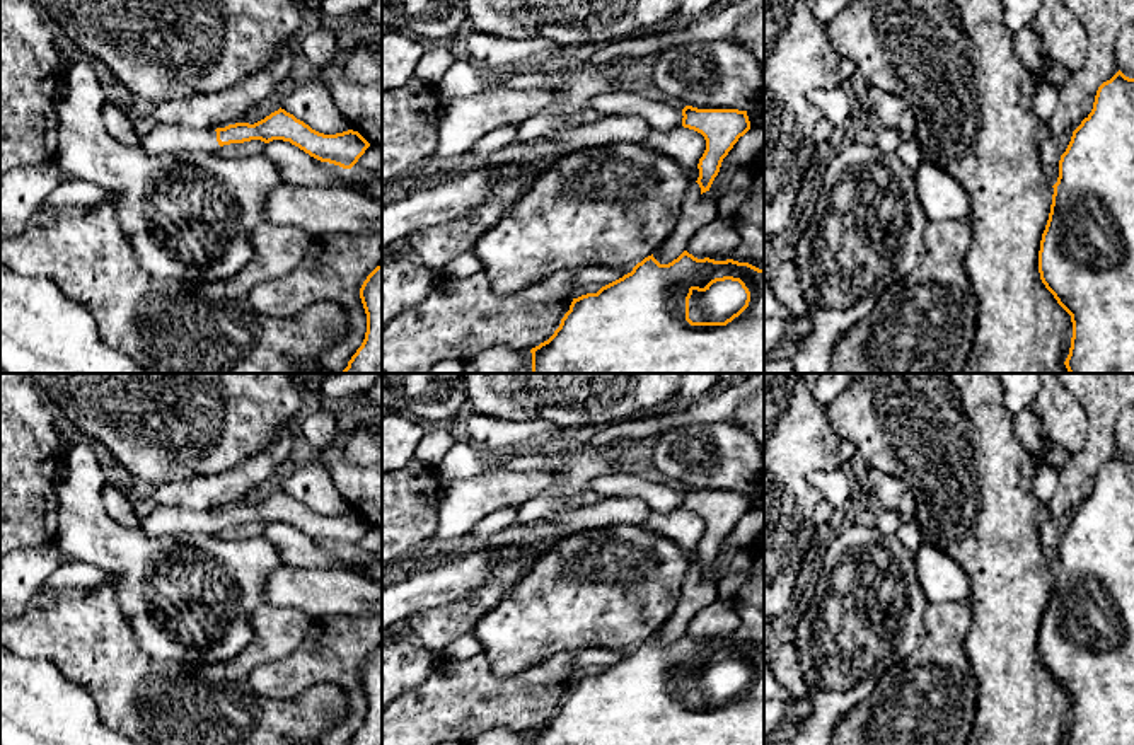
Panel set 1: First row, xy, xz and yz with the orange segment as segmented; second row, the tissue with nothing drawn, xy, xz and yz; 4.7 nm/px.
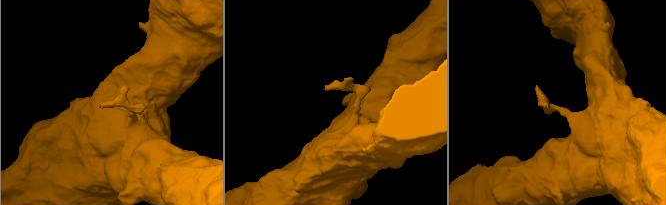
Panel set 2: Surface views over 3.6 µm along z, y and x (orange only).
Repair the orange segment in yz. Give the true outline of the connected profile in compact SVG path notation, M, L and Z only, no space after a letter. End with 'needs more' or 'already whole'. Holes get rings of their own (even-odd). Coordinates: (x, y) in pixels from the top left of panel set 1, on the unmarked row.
M1120 452L1103 464L1091 494L1073 513L1059 542L1052 586L1039 632L1045 670L1071 697L1073 719L1064 745L1134 745L1134 460Z; already whole

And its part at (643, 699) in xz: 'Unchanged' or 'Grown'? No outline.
Grown

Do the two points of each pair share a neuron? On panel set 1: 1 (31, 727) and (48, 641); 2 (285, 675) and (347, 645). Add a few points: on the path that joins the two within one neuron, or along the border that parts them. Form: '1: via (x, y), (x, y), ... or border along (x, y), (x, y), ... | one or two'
1: border along (17, 655), (50, 660), (77, 684) | two
2: via (300, 670), (331, 652) | one

